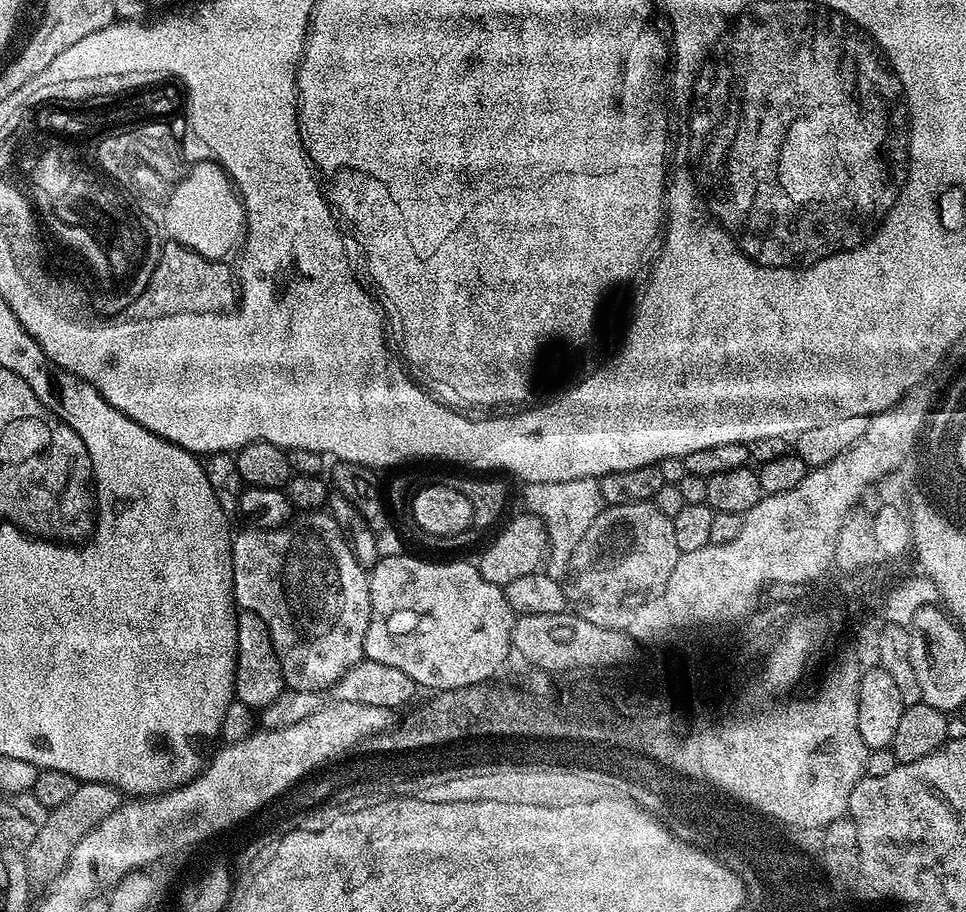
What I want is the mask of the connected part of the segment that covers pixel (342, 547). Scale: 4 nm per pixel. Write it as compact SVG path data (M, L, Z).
M301 511L296 521L284 524L283 527L274 527L264 531L260 527L249 527L249 532L235 533L232 541L232 595L239 607L246 612L258 614L262 622L270 630L272 645L284 675L285 685L294 692L319 692L331 689L348 673L354 665L365 659L364 643L366 642L366 626L370 626L370 586L368 585L369 573L360 565L358 558L354 558L352 547L348 545L348 538L344 531L334 522L334 518L327 511Z

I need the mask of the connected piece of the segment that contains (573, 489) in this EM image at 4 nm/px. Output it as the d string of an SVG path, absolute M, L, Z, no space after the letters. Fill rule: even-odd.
M589 475L566 482L529 483L527 487L524 492L524 504L528 508L525 509L544 523L548 535L548 570L552 575L563 575L567 571L569 558L574 554L574 546L582 542L582 534L590 530L594 518L598 518L598 514L606 507L600 481Z

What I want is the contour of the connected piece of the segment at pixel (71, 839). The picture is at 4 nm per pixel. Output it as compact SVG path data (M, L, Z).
M81 782L78 790L74 790L69 800L62 802L63 808L56 812L52 820L48 821L48 826L44 831L39 831L38 838L34 838L33 844L28 847L27 871L36 880L38 878L48 880L47 882L55 881L68 865L70 854L78 846L78 842L82 842L82 838L86 838L86 834L90 834L90 830L94 830L94 826L98 826L104 818L114 814L114 810L118 810L121 803L122 793L113 784Z

